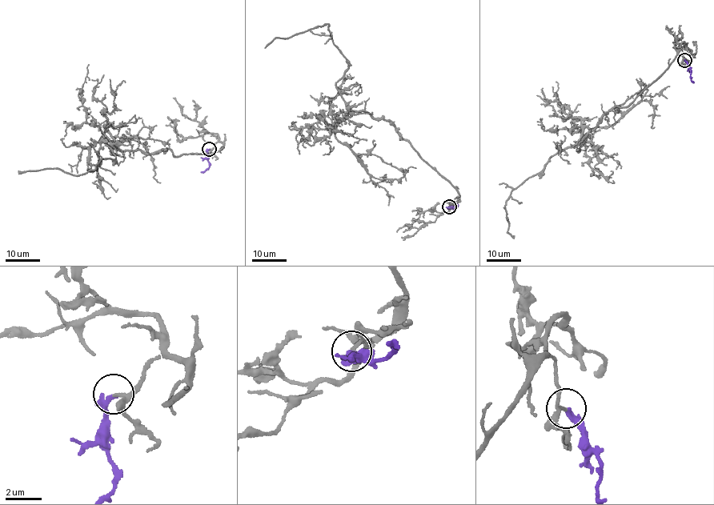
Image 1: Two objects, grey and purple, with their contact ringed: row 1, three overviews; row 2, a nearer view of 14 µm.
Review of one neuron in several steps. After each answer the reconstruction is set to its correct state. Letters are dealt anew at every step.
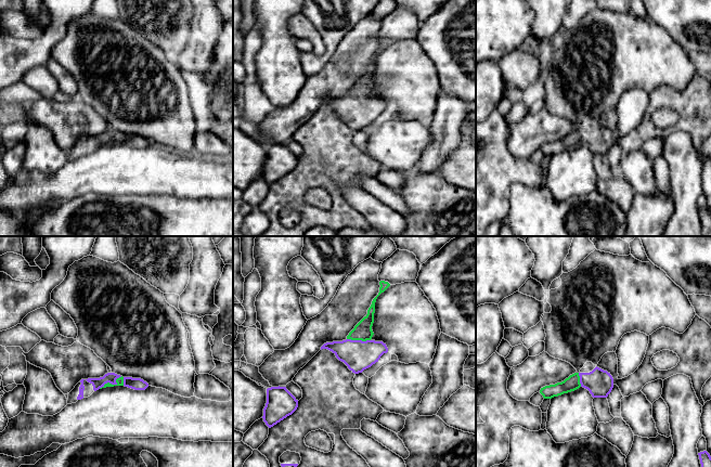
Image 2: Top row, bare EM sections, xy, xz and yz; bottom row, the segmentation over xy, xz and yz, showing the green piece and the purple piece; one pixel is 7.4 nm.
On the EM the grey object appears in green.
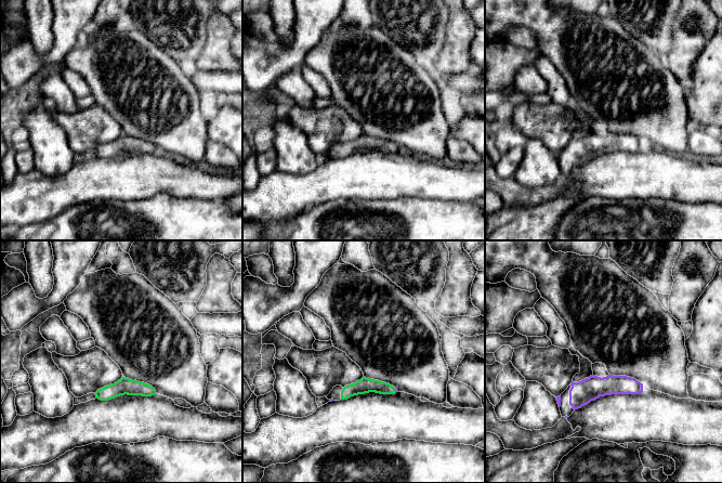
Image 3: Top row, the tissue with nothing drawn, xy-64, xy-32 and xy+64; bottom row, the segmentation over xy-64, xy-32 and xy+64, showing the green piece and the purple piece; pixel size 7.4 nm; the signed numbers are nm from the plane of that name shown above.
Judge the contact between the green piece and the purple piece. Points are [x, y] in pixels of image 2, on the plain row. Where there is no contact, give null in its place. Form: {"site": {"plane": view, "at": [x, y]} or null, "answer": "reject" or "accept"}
{"site": {"plane": "xy", "at": [113, 142]}, "answer": "accept"}

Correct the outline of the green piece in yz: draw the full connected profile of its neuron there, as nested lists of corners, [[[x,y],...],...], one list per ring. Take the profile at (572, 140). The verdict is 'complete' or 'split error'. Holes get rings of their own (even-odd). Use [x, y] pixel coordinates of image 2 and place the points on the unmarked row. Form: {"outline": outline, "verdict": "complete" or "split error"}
{"outline": [[[595,125],[590,130],[574,130],[561,140],[541,145],[544,156],[552,156],[583,144],[593,155],[607,155],[613,145],[613,135],[607,128]]], "verdict": "split error"}

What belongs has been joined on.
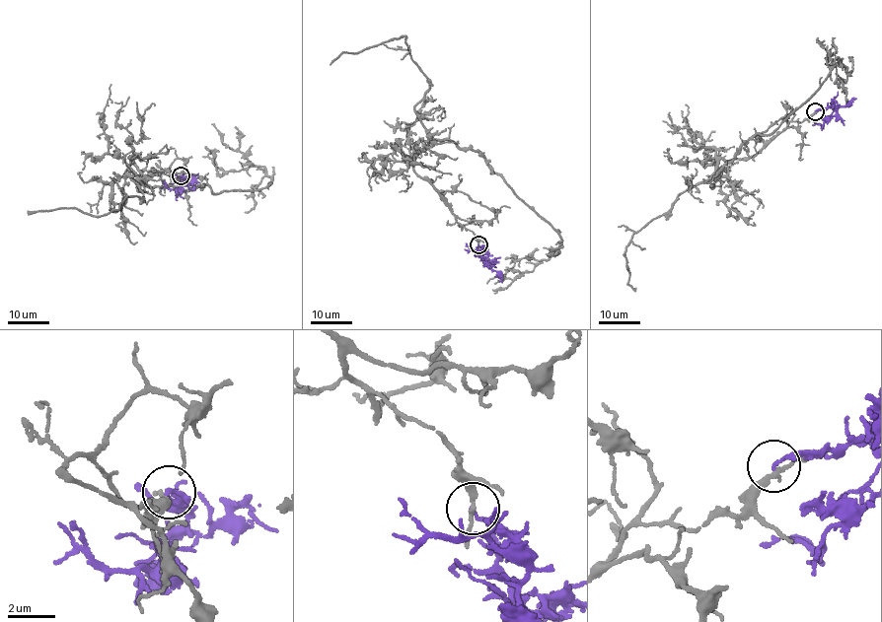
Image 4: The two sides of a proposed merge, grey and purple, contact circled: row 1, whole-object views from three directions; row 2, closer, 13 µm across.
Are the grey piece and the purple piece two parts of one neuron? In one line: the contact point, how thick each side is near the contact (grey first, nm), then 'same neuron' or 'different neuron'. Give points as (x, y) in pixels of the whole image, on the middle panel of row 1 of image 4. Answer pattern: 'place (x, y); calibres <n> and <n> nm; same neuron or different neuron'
place (478, 244); calibres 190 and 150 nm; same neuron

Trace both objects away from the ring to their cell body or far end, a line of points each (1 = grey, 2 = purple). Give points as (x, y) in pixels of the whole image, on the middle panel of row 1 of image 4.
1: (477, 245), (414, 171), (413, 159), (430, 141), (481, 152), (561, 240), (547, 259), (518, 260), (486, 284)
2: (477, 245), (486, 263), (487, 254), (473, 249), (466, 242)

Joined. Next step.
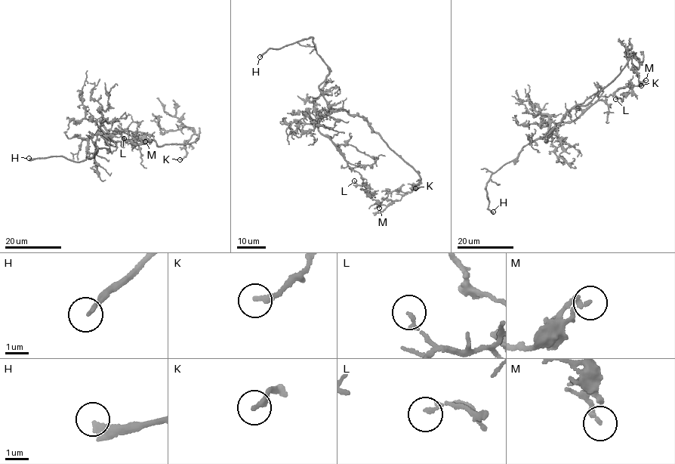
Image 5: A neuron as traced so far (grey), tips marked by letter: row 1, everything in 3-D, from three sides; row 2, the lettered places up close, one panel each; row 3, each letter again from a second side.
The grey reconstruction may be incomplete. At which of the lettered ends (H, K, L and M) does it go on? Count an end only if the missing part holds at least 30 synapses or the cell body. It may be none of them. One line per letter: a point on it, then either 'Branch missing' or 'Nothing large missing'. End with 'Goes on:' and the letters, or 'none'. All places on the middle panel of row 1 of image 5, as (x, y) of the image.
H: Place: (260, 57). Branch missing
K: Place: (415, 188). Nothing large missing
L: Place: (354, 180). Nothing large missing
M: Place: (379, 208). Nothing large missing
Goes on: H

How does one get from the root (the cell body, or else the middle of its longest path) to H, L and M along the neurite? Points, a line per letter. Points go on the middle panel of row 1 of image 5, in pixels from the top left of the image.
H: (351, 114), (331, 107), (320, 91), (319, 86), (329, 72), (318, 55), (312, 37), (270, 48), (260, 57)
L: (351, 114), (329, 109), (319, 128), (340, 149), (348, 165), (359, 172), (368, 194), (369, 188), (354, 180)
M: (351, 114), (329, 109), (319, 121), (319, 130), (340, 149), (348, 165), (359, 172), (379, 208)

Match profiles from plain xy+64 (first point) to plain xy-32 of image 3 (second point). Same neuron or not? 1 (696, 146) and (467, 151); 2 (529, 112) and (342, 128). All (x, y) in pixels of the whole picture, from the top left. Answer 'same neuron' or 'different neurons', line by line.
1: same neuron
2: same neuron

